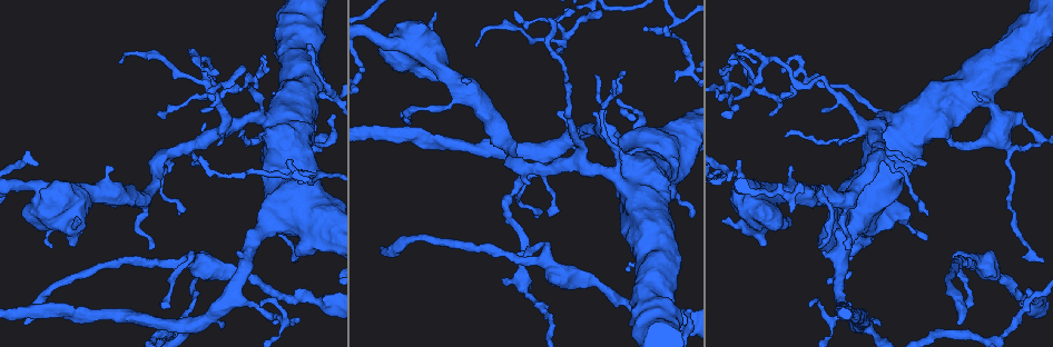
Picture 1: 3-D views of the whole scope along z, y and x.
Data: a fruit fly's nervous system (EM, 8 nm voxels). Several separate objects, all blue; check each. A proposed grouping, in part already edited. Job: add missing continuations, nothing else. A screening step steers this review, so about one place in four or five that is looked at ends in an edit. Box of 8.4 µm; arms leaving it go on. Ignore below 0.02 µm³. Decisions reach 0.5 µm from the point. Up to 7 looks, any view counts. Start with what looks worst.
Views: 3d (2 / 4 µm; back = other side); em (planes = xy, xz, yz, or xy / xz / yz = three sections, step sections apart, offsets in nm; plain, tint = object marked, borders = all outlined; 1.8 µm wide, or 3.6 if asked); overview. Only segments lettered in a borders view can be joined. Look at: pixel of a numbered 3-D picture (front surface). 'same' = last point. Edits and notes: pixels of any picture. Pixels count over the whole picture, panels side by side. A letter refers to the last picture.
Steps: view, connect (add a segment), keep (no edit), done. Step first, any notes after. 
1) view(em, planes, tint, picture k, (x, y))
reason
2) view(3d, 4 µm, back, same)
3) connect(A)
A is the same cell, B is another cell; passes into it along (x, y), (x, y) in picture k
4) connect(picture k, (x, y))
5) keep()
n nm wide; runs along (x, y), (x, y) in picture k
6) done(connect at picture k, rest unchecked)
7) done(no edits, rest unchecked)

view(em, planes, tint, picture 1, (26, 322))
long arm stops here

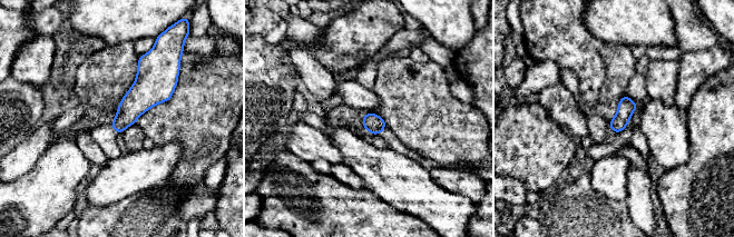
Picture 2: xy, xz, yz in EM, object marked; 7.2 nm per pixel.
view(em, planes, borders, same)
what lies round it

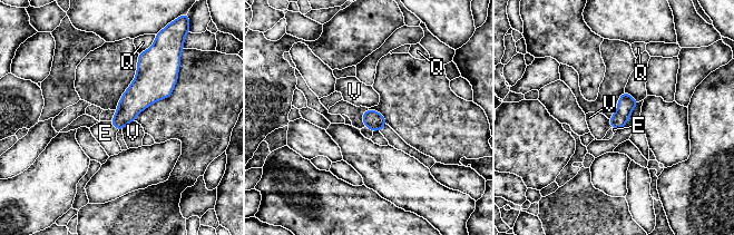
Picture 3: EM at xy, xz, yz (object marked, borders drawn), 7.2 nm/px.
connect(E)
130 nm wide; E is the same cell, Q and V are other cells; passes into it along (135, 99), (114, 126), (105, 133) in picture 3; the neuron continues

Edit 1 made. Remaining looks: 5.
view(em, planes, tint, picture 1, (968, 303))
free end

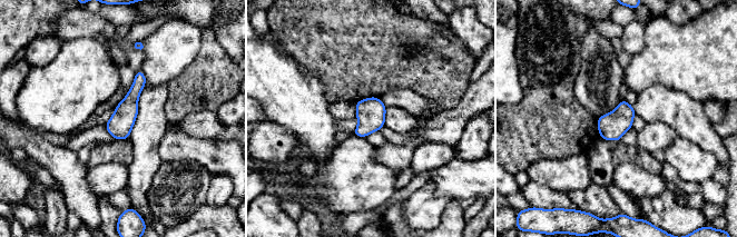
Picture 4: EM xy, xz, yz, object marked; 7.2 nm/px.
view(em, planes, borders, same)
what lies round it

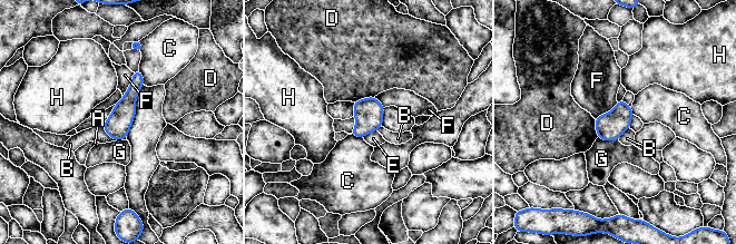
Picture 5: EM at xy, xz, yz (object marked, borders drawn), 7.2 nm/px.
keep()
180 nm wide; A, B, C, D, E, F, G and H are other cells; no lettered segment goes on from it

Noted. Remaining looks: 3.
view(3d, 2 µm, picture 1, (236, 88))
sharp bend

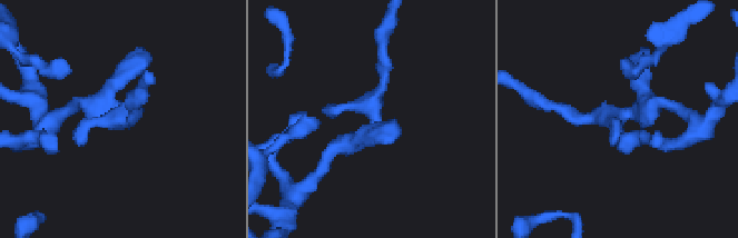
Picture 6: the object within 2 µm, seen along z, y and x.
view(em, yz, step 16, tint, picture 6, (367, 131))
now the EM

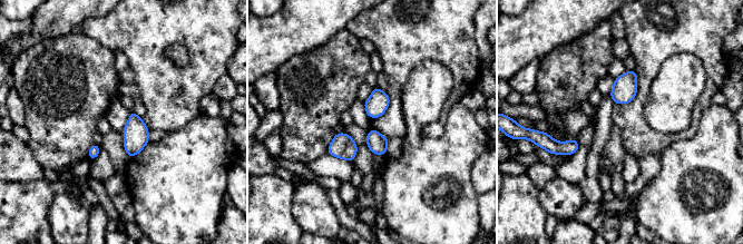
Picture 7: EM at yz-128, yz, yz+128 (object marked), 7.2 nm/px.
view(em, planes, borders, same)

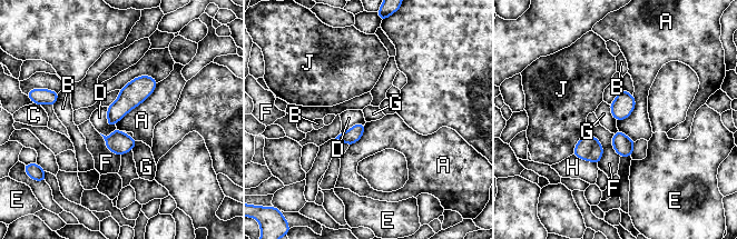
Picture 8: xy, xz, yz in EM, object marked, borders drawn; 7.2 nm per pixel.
keep()
A touches over 440 nm; A, B, C, D, E, F, G, H and J are other cells; border along (158, 82), (141, 102), (116, 123) in picture 8; no lettered segment goes on from it

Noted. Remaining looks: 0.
done(connect at picture 3, rest unchecked)

